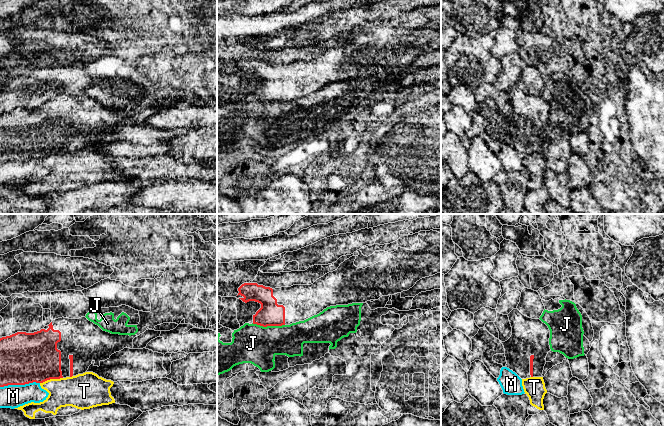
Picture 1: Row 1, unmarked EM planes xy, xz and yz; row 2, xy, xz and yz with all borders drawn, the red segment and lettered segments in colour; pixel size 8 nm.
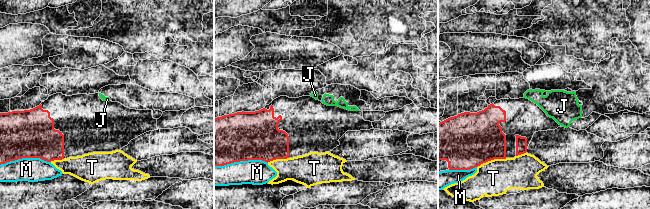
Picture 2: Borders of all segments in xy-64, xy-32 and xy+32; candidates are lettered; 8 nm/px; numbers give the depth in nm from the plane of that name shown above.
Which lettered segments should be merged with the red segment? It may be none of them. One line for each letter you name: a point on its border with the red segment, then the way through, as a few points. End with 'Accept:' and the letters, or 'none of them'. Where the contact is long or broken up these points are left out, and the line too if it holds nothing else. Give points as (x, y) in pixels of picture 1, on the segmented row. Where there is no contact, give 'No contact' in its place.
Accept: none of them

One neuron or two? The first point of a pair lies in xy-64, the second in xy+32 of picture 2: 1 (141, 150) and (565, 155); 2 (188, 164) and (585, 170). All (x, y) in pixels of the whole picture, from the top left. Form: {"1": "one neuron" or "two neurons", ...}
{"1": "one neuron", "2": "one neuron"}

